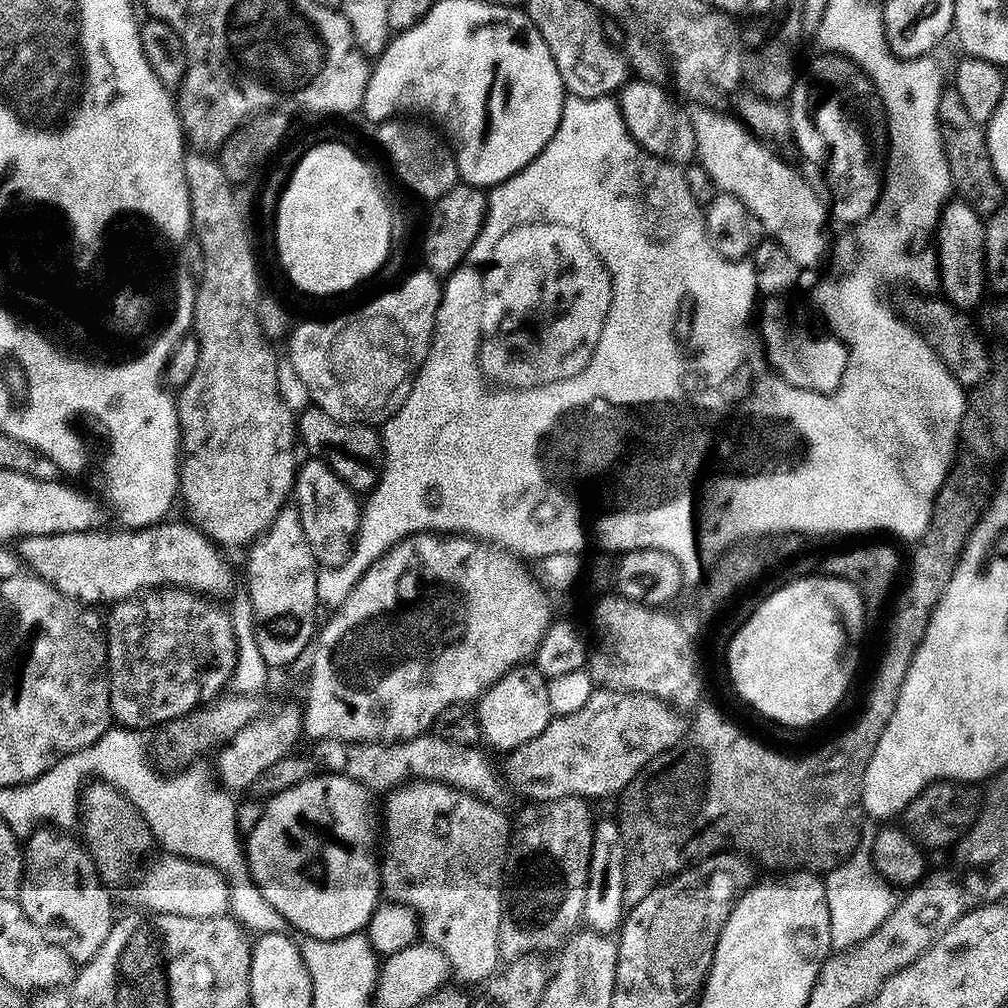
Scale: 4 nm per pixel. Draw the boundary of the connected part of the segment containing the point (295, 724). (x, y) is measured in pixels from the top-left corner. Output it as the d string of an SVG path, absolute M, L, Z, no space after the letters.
M288 704L281 712L276 712L273 716L263 715L255 723L246 726L246 730L242 730L242 734L234 737L219 753L220 761L215 768L219 783L232 794L244 792L247 788L248 791L255 789L258 778L262 778L270 766L282 762L282 758L297 751L296 743L304 736L304 713L305 709L301 705L299 708L296 704Z

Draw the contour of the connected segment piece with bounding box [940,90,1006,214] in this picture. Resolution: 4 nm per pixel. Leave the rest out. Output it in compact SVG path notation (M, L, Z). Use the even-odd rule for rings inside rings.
M954 90L945 91L940 100L940 133L944 139L944 150L948 153L948 162L952 165L952 179L955 187L965 192L966 200L981 214L995 214L1005 207L1005 189L1000 187L992 163L988 157L988 138L985 129L976 124L970 114L966 114L966 106L962 106L962 98Z

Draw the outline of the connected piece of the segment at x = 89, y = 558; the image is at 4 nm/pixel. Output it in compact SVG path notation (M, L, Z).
M164 522L155 528L143 530L119 530L113 536L103 536L103 531L66 536L35 536L30 540L21 540L18 544L18 556L33 577L60 592L68 600L85 606L112 604L119 606L125 600L135 600L157 590L183 590L195 592L205 598L224 596L236 584L236 576L230 565L224 561L225 553L213 544L199 528L191 523L172 524Z

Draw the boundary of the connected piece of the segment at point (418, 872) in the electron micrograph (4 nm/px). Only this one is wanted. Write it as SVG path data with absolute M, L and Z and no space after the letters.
M413 782L397 788L395 792L387 797L388 805L384 808L384 832L388 835L388 841L384 844L384 860L380 864L380 878L382 881L382 892L393 904L402 904L406 908L412 908L420 921L420 930L423 939L437 948L448 959L449 969L454 973L461 985L480 984L491 981L497 975L501 967L502 953L500 951L500 923L504 913L504 881L506 879L506 861L510 847L510 820L502 813L496 812L495 807L482 804L471 796L465 796L463 792L454 792L443 786Z

